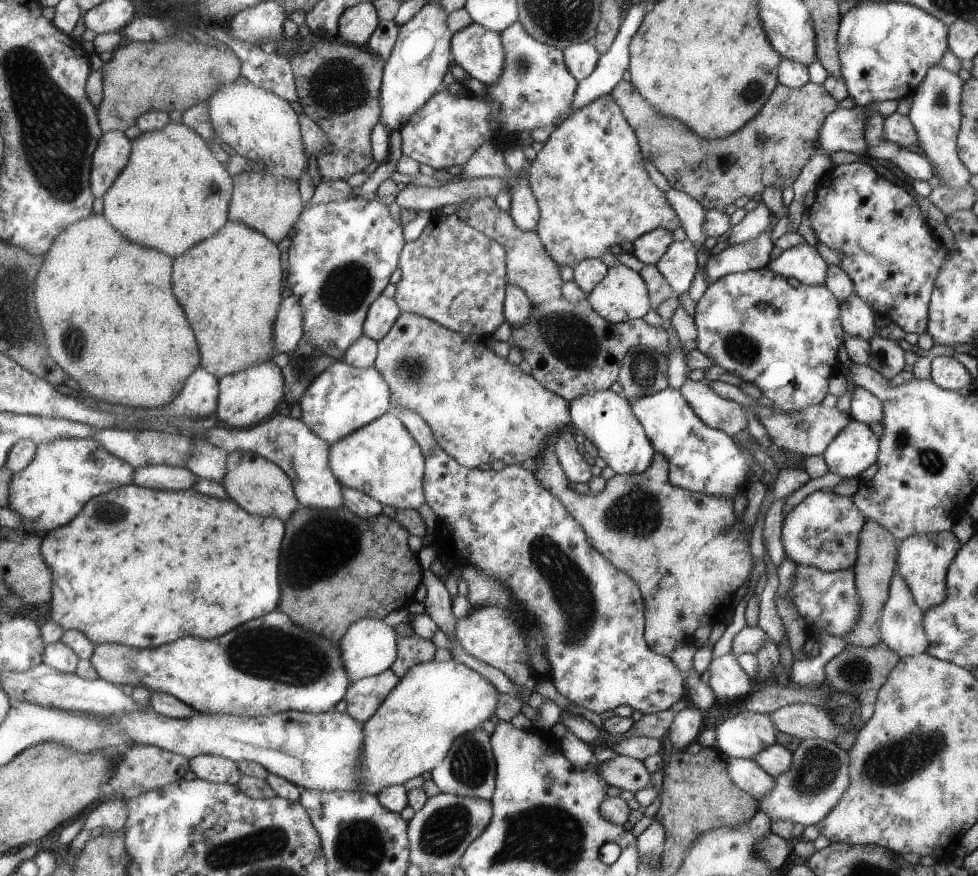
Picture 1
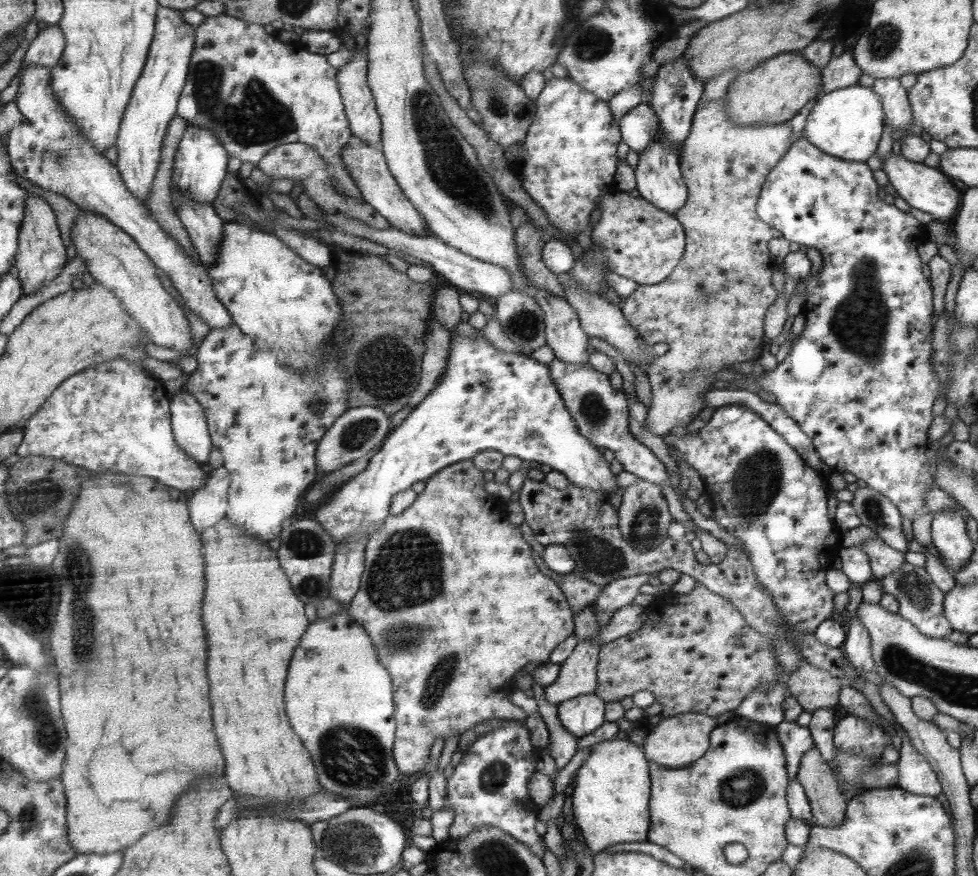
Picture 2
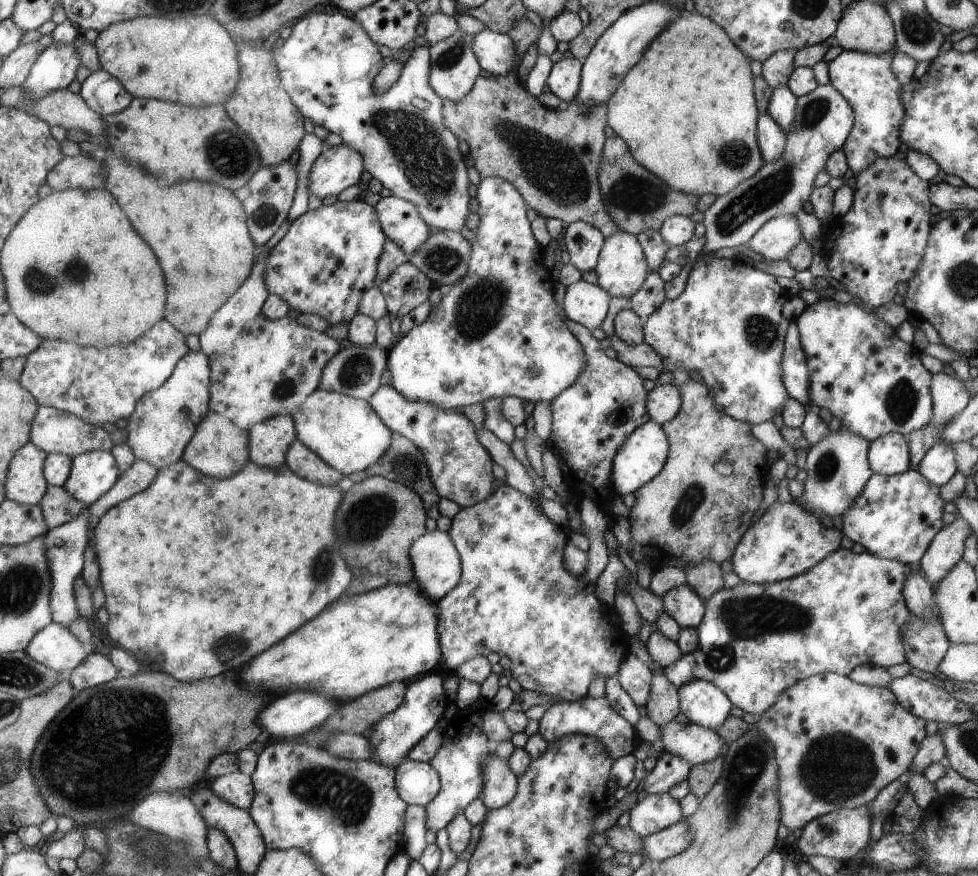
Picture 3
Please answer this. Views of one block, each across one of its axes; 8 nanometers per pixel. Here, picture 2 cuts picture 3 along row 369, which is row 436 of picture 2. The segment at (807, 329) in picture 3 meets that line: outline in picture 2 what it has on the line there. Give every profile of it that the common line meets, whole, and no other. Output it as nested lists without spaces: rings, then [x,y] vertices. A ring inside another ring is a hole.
[[[801,136],[794,140],[791,147],[775,163],[775,166],[766,175],[766,182],[762,184],[762,190],[758,196],[757,213],[771,228],[778,229],[785,240],[811,246],[820,255],[821,267],[819,273],[806,277],[802,280],[804,300],[800,309],[805,325],[797,338],[790,345],[789,354],[783,361],[777,363],[775,368],[763,371],[759,376],[742,374],[741,378],[719,386],[739,390],[747,390],[757,394],[759,390],[769,392],[776,398],[776,406],[779,406],[788,418],[791,418],[811,440],[815,452],[832,471],[842,473],[849,472],[855,478],[865,481],[869,488],[886,496],[898,507],[899,514],[908,518],[911,522],[918,516],[929,513],[923,504],[923,493],[929,483],[929,464],[925,458],[925,451],[929,448],[928,430],[931,428],[933,418],[931,415],[932,402],[936,400],[939,392],[939,376],[935,374],[935,366],[931,362],[930,341],[932,338],[934,306],[931,306],[931,288],[929,280],[921,274],[921,262],[917,258],[917,246],[928,241],[925,225],[920,224],[911,213],[905,213],[891,204],[881,202],[877,194],[877,181],[871,178],[874,171],[870,165],[859,162],[841,160],[813,145]]]

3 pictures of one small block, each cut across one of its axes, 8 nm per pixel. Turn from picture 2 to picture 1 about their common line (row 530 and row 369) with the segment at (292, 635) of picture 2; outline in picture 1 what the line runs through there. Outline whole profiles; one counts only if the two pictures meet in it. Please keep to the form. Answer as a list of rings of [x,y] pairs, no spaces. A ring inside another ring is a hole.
[[[228,220],[227,224],[224,224],[215,233],[215,236],[211,235],[211,238],[195,244],[195,248],[191,248],[191,252],[185,252],[183,256],[175,258],[175,272],[171,276],[171,284],[175,284],[175,296],[179,296],[179,304],[183,304],[183,308],[187,308],[187,320],[191,320],[191,328],[195,328],[195,336],[199,336],[199,356],[203,356],[199,366],[210,372],[215,378],[242,371],[247,367],[263,362],[263,360],[272,358],[274,342],[271,340],[271,324],[273,324],[273,318],[275,318],[275,314],[279,310],[279,302],[281,302],[281,260],[279,260],[279,251],[275,243],[263,236],[263,233],[249,228],[246,224]]]

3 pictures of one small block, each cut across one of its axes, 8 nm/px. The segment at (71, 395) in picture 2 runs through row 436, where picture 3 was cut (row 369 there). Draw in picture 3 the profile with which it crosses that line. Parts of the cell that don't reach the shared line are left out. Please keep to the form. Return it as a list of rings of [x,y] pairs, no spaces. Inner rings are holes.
[[[163,319],[151,328],[151,332],[138,336],[139,340],[133,344],[109,350],[44,339],[43,344],[28,356],[20,381],[40,406],[75,413],[91,424],[110,429],[119,418],[129,418],[141,396],[159,388],[170,378],[178,360],[189,350],[184,336]]]

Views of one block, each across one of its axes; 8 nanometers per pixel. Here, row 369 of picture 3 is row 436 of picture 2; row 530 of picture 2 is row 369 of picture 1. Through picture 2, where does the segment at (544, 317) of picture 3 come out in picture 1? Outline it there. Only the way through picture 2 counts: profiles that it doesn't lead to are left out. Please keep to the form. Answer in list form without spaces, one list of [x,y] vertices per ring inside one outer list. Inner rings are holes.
[[[336,360],[310,382],[302,398],[298,400],[301,410],[299,420],[315,436],[331,444],[389,412],[390,396],[390,388],[377,369],[358,369]]]

